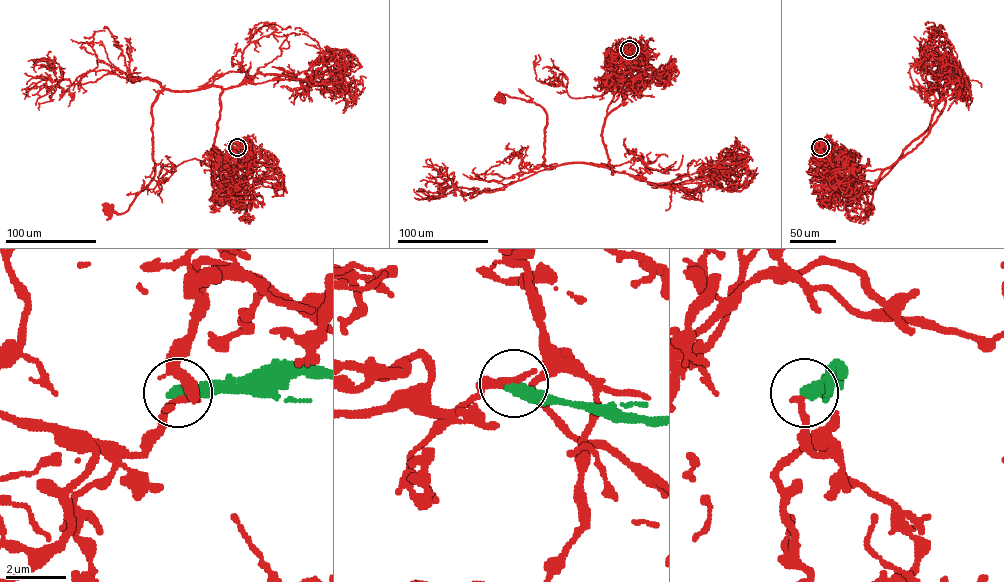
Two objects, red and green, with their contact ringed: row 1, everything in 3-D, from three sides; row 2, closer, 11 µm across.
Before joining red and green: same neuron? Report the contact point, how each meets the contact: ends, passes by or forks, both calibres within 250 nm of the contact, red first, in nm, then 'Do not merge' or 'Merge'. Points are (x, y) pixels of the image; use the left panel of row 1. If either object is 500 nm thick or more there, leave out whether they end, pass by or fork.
Place: (237, 147). At the ring red ends. At the ring green ends. Thickness 260 nm (red) against 440 nm. Do not merge

